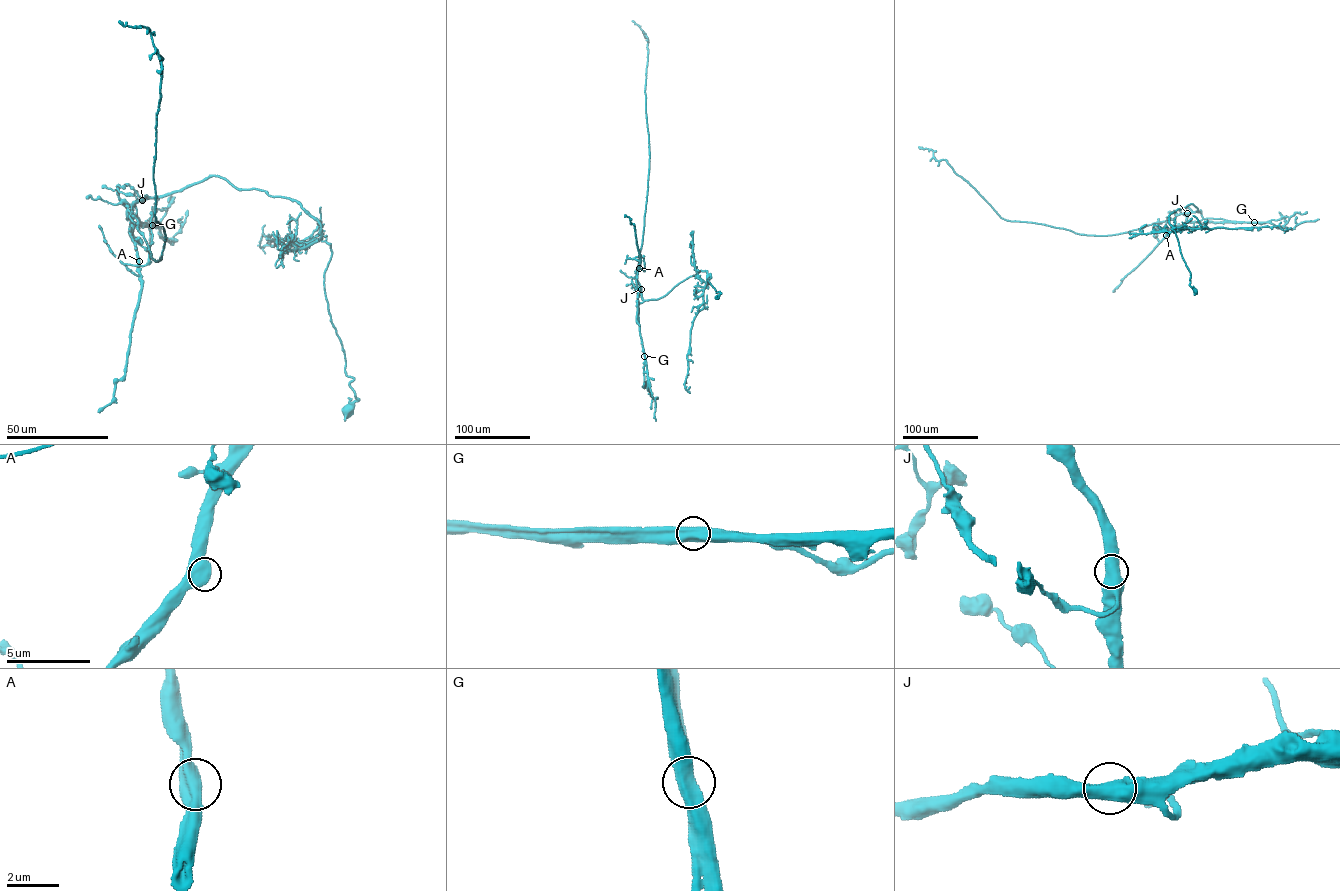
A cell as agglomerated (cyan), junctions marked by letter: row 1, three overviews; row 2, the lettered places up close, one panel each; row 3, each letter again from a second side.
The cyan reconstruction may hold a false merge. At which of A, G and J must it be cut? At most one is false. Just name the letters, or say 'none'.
G

